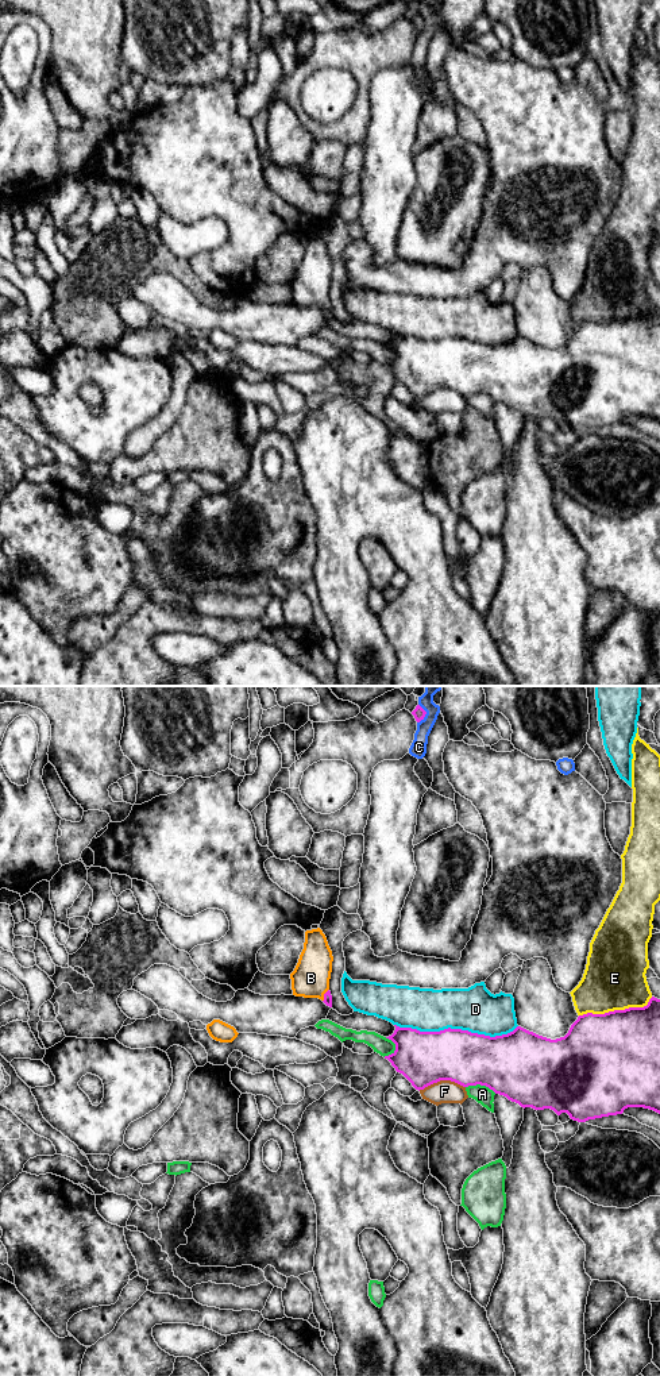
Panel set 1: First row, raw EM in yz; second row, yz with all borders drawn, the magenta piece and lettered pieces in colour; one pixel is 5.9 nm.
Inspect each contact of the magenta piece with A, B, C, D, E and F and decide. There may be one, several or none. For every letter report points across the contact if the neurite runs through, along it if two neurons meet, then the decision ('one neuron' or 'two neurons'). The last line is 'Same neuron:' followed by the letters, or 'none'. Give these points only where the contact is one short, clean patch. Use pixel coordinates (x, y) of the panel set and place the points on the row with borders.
A: two neurons
B: runs through yz (327, 997), (324, 995), (311, 978); one neuron
C: two neurons
D: two neurons
E: two neurons
F: two neurons
Same neuron: B

